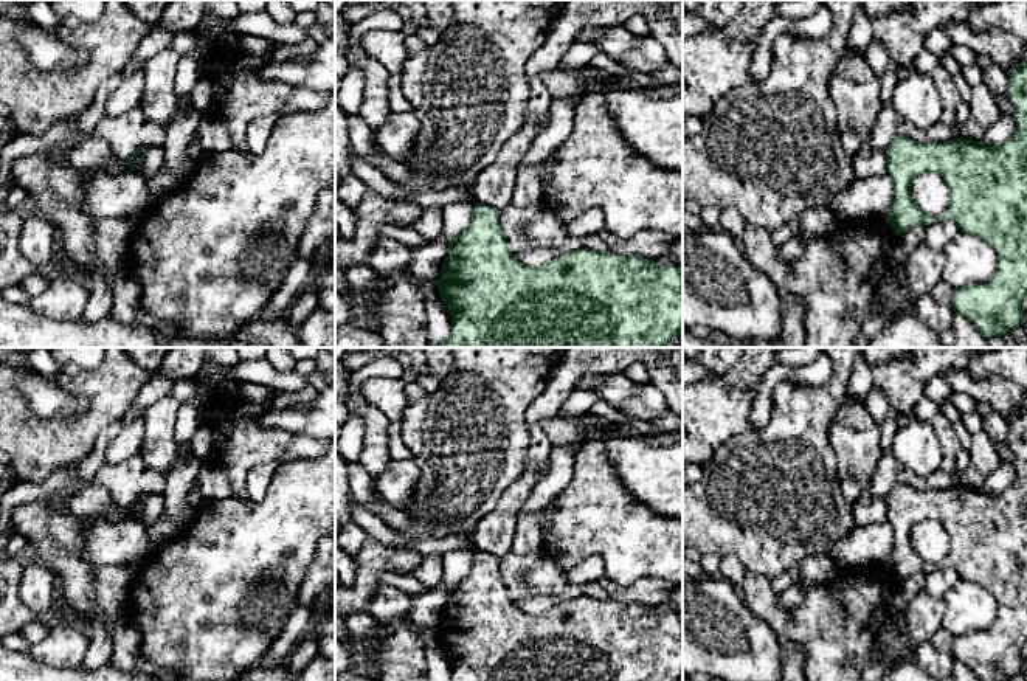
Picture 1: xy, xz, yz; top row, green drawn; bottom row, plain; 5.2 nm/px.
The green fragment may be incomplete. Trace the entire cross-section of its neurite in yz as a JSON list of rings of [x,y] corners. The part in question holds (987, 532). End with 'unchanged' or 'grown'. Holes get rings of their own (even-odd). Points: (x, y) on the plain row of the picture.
[[[1027,406],[1008,419],[1008,447],[1016,462],[1016,478],[1002,492],[991,495],[980,489],[954,486],[937,490],[915,490],[904,479],[886,498],[894,551],[887,571],[900,583],[915,572],[928,574],[935,565],[925,562],[914,549],[911,531],[917,523],[937,521],[949,537],[949,551],[939,566],[954,569],[962,580],[987,588],[998,599],[998,616],[982,630],[953,636],[953,658],[970,667],[979,681],[1007,681],[1022,672],[1027,645]]] | unchanged

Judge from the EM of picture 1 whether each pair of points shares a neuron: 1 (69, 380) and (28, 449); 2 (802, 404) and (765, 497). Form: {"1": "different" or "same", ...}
{"1": "same", "2": "same"}

